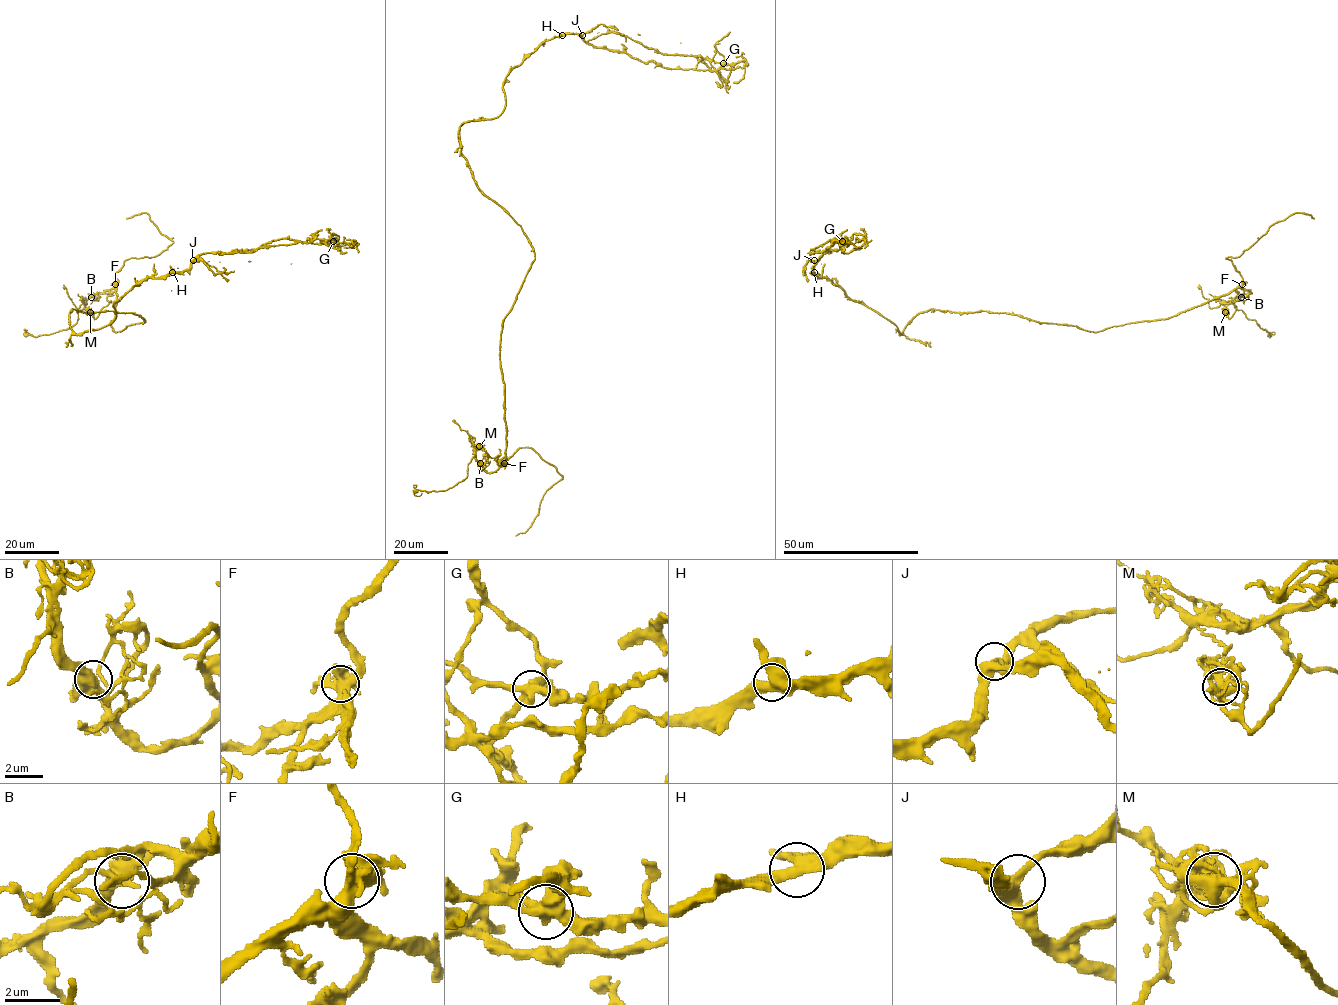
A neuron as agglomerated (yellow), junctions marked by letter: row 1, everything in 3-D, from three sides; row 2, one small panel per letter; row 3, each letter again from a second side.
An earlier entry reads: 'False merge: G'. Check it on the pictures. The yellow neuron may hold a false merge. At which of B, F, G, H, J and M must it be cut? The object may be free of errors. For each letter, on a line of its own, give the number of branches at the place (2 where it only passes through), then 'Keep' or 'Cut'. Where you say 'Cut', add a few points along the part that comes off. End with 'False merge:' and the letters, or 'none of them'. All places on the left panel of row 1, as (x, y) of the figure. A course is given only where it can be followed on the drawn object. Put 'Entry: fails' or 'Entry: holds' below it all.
B: Branches: 4. Keep
F: Branches: 4. Keep
G: Branches: 4. Cut. Course of the part to remove: (334, 241), (315, 239), (308, 243), (220, 254), (220, 262), (178, 267), (171, 290)
H: Branches: 3. Keep
J: Branches: 3. Keep
M: Branches: 3. Keep
False merge: G
Entry: holds

